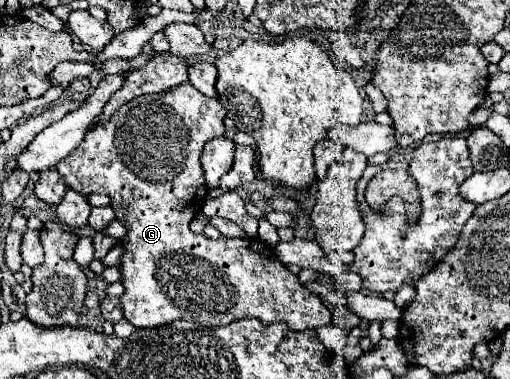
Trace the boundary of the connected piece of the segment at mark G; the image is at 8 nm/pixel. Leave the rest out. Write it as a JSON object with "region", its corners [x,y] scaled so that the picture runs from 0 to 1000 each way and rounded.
{"region":[[[355,219],[347,230],[335,230],[335,240],[316,240],[308,251],[292,251],[292,256],[265,256],[257,266],[249,266],[241,282],[233,282],[233,293],[225,293],[225,303],[210,319],[198,319],[194,330],[186,330],[186,340],[178,340],[167,367],[159,372],[159,383],[131,414],[124,414],[108,446],[116,451],[116,462],[127,472],[131,493],[147,499],[147,504],[163,504],[163,515],[178,515],[178,509],[210,509],[218,520],[218,546],[225,551],[229,562],[229,578],[253,604],[245,636],[245,673],[237,683],[237,741],[245,752],[245,773],[237,784],[241,794],[241,831],[245,842],[269,863],[269,868],[288,868],[288,863],[312,863],[312,858],[327,858],[335,847],[347,847],[347,842],[363,842],[363,847],[382,847],[382,852],[394,852],[394,858],[410,858],[410,863],[425,863],[425,858],[445,858],[453,847],[469,847],[469,842],[480,842],[480,836],[496,836],[496,842],[508,842],[512,852],[559,852],[571,873],[594,873],[594,868],[622,868],[622,863],[633,863],[641,852],[649,852],[649,821],[629,799],[629,789],[622,778],[610,778],[582,736],[582,726],[567,720],[563,704],[543,683],[539,662],[527,657],[524,641],[500,631],[500,625],[451,628],[433,620],[425,631],[406,628],[402,620],[382,620],[375,604],[371,604],[371,588],[378,583],[378,573],[394,557],[398,546],[398,530],[406,520],[406,488],[402,488],[402,472],[398,472],[398,446],[394,446],[394,430],[390,430],[390,409],[394,409],[394,393],[398,383],[418,367],[418,361],[433,361],[441,351],[441,330],[437,330],[437,314],[441,314],[441,293],[433,282],[433,272],[418,256],[402,256],[398,245],[390,245],[375,219]]]}

